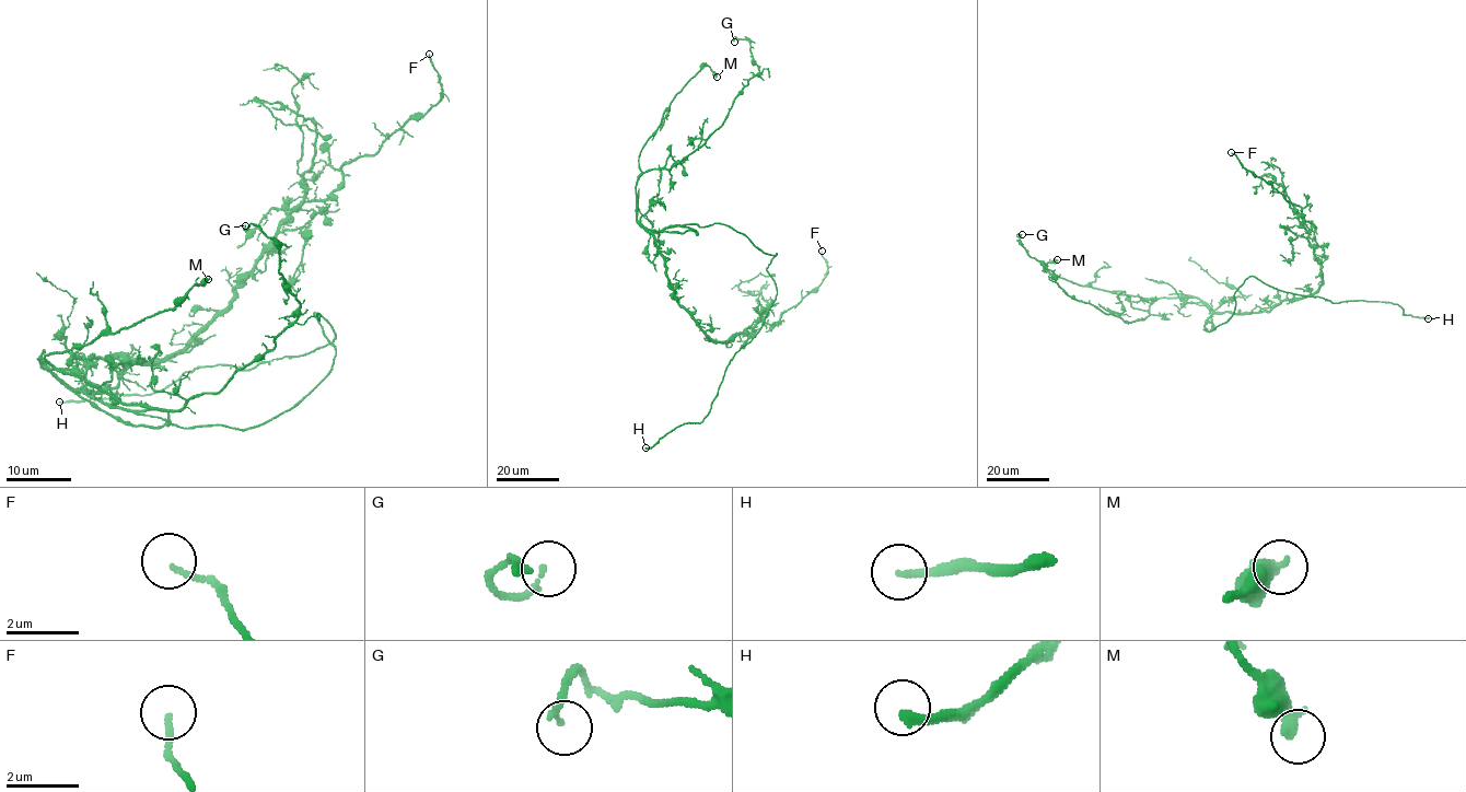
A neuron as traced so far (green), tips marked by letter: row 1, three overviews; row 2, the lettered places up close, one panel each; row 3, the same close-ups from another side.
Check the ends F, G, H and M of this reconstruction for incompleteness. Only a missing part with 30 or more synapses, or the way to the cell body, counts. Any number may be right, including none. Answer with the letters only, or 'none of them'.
H

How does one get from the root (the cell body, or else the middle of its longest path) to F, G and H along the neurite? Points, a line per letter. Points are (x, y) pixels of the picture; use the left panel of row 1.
F: (151, 417), (78, 391), (115, 387), (131, 362), (195, 338), (294, 210), (440, 100), (429, 54)
G: (151, 417), (66, 387), (39, 358), (125, 404), (217, 394), (300, 305), (278, 245), (245, 225)
H: (151, 417), (264, 424), (330, 369), (336, 346), (314, 314), (334, 329), (300, 356), (59, 402)

